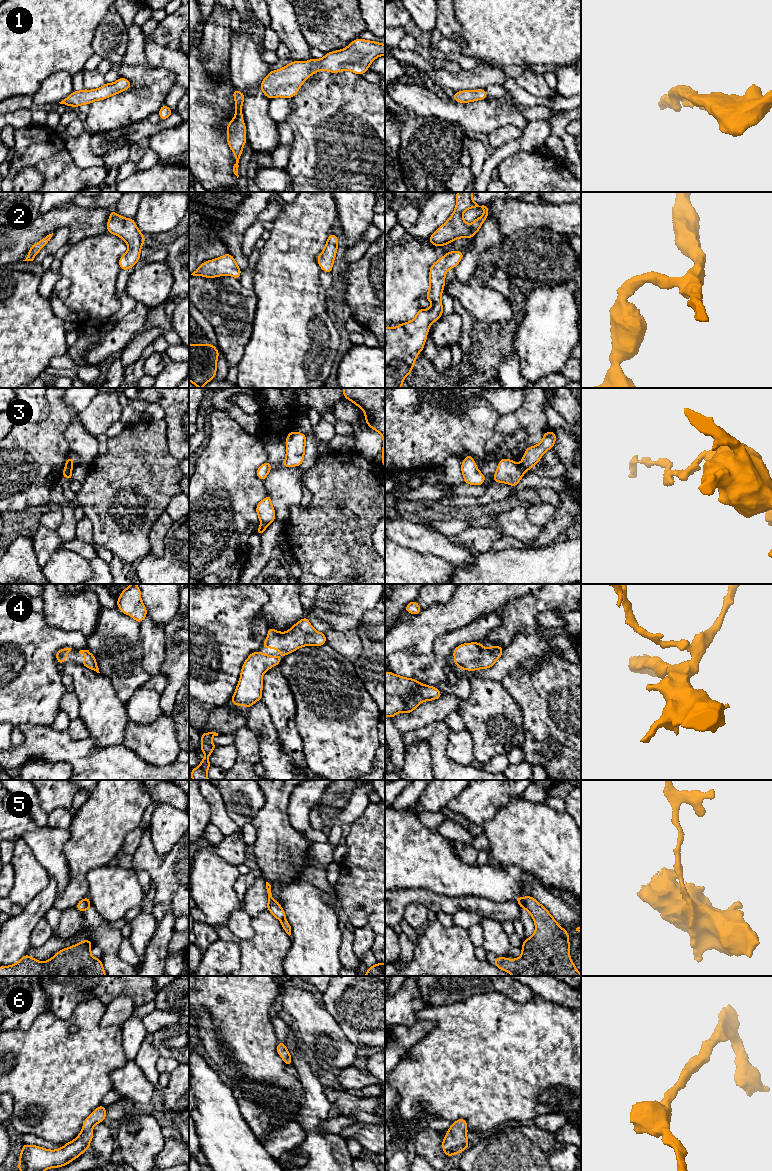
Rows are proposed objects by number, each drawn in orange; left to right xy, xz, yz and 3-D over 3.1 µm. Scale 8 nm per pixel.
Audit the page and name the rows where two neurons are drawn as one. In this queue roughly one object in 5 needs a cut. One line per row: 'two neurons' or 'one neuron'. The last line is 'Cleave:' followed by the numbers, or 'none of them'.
1: one neuron
2: one neuron
3: one neuron
4: one neuron
5: two neurons
6: one neuron
Cleave: 5

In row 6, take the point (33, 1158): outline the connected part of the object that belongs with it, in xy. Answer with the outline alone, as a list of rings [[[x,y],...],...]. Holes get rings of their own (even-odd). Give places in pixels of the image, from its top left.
[[[100,1105],[84,1120],[81,1133],[73,1141],[57,1150],[23,1144],[18,1158],[21,1163],[16,1168],[20,1171],[45,1171],[69,1164],[89,1149],[93,1138],[93,1126],[103,1122],[105,1118],[106,1107]]]

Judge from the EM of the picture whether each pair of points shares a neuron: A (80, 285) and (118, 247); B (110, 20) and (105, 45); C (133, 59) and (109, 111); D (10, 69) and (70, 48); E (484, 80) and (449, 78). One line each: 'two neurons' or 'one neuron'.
A: one neuron
B: one neuron
C: two neurons
D: one neuron
E: one neuron

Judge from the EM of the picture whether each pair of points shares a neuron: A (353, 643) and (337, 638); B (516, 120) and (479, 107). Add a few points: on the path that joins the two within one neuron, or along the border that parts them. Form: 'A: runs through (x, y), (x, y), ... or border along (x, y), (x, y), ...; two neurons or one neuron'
A: runs through (349, 643), (341, 642); one neuron
B: runs through (507, 113), (488, 112); one neuron

